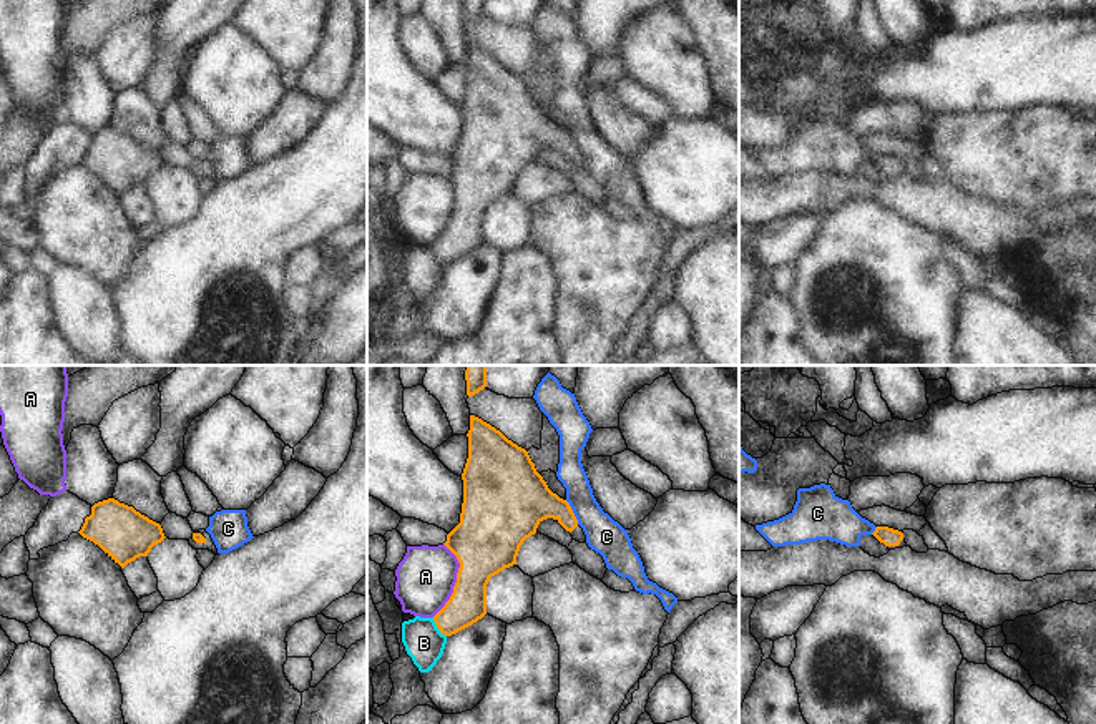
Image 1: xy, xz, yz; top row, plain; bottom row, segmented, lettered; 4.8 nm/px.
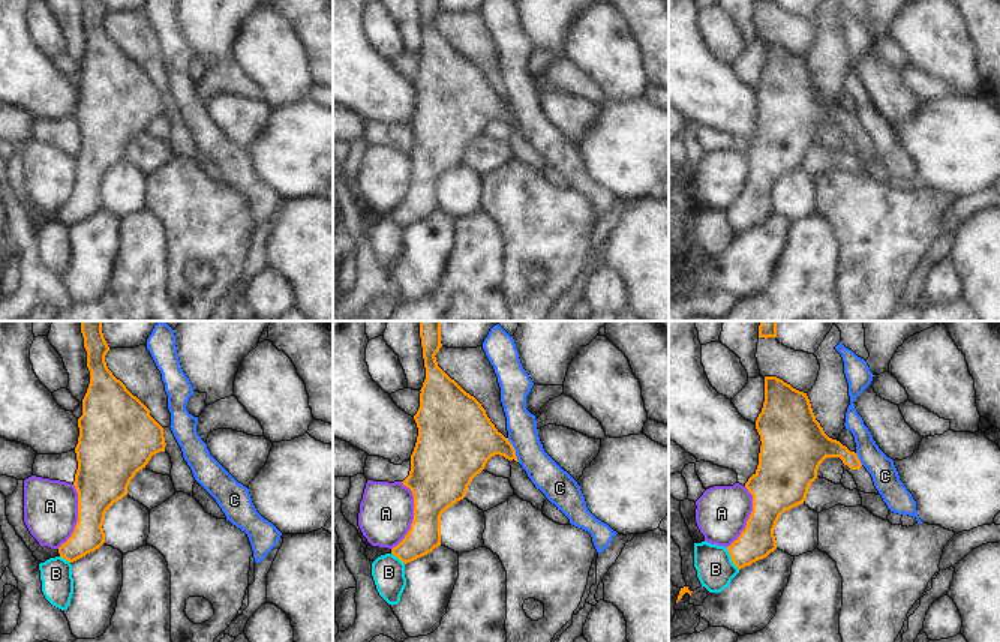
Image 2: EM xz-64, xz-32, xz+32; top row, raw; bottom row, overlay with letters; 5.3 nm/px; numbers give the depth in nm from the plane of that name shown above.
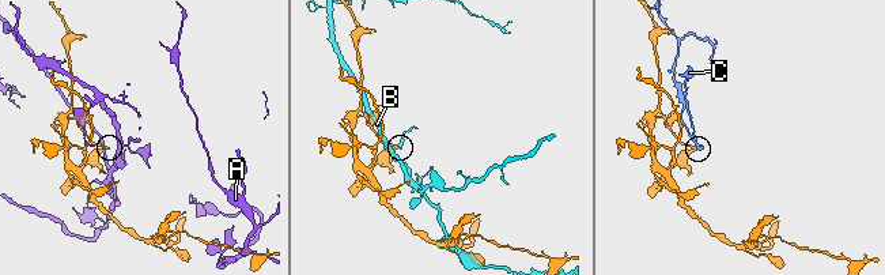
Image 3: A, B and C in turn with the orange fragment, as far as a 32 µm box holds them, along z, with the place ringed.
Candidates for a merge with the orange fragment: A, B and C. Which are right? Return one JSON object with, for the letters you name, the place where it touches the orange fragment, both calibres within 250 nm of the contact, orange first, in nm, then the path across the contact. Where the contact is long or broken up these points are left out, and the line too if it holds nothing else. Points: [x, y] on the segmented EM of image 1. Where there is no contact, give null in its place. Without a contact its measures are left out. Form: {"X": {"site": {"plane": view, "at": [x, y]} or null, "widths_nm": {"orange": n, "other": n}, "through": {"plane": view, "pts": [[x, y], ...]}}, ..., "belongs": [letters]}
{"belongs": []}

